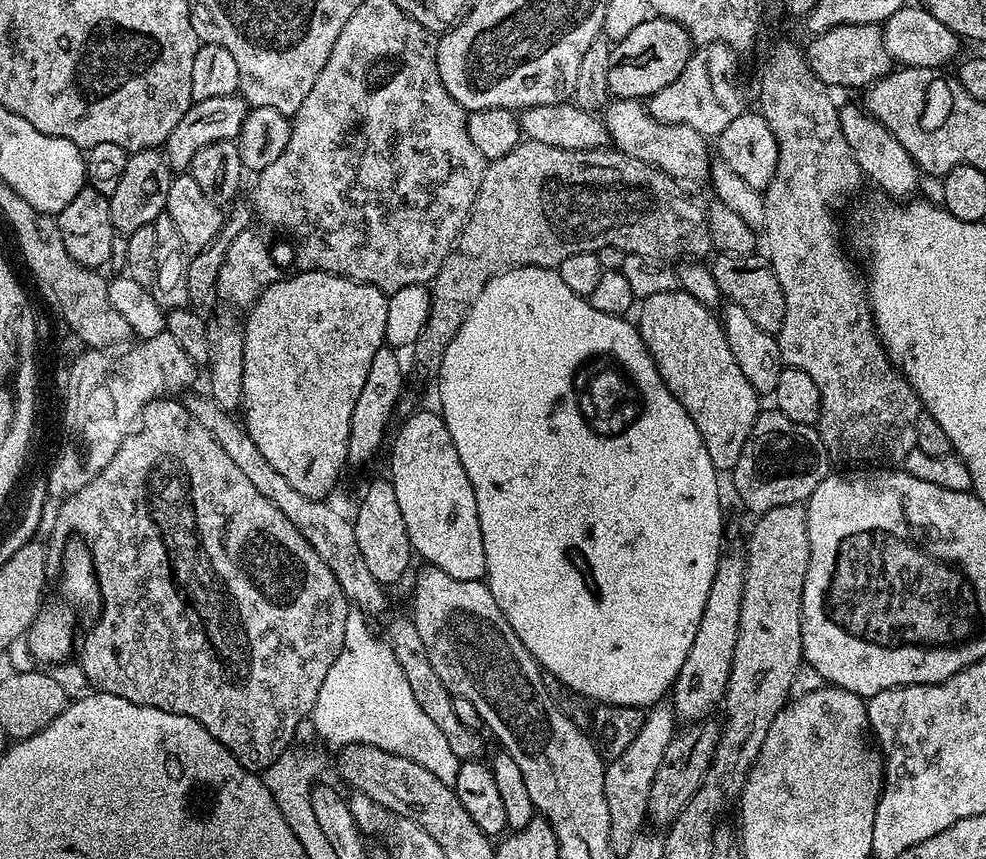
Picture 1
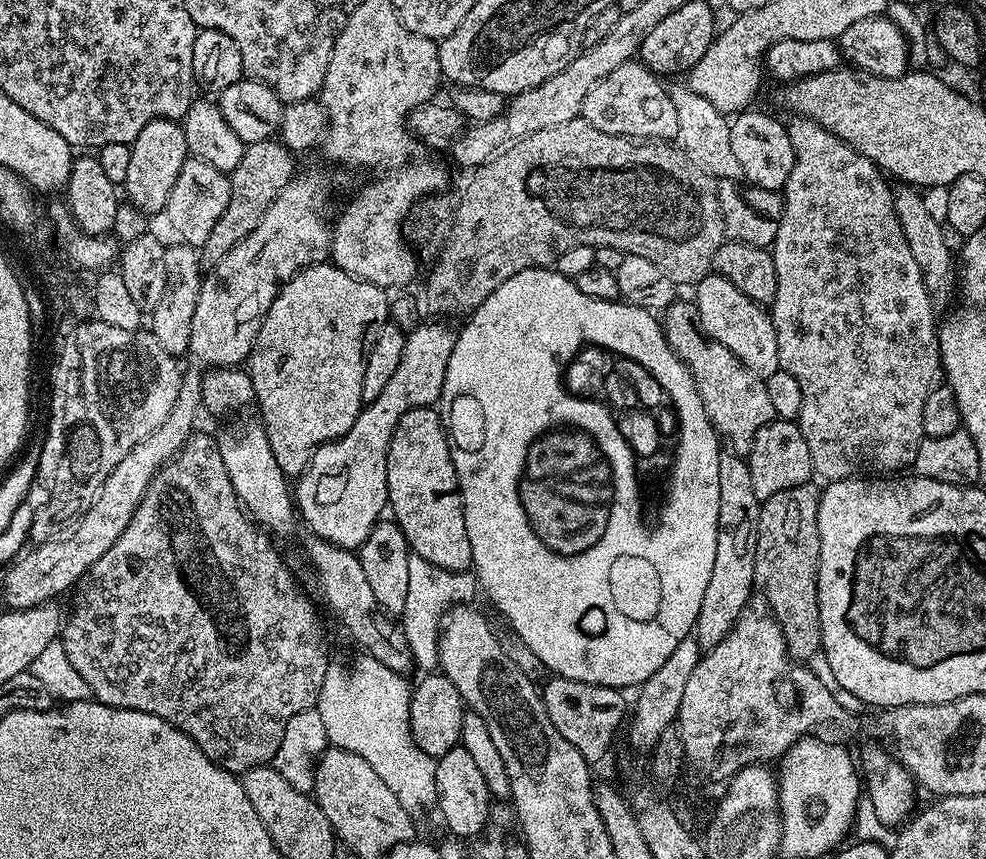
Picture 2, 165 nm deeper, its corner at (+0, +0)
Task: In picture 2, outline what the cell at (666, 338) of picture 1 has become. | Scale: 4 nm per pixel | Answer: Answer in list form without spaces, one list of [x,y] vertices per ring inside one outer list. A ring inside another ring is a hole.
[[[680,298],[675,304],[663,309],[662,327],[666,342],[670,342],[674,354],[678,354],[680,361],[688,367],[698,386],[698,394],[702,394],[702,406],[706,406],[706,414],[710,414],[710,422],[714,426],[716,435],[731,451],[747,457],[748,451],[754,446],[754,434],[758,434],[758,430],[762,430],[762,426],[777,419],[774,406],[770,403],[770,393],[766,390],[763,378],[754,374],[754,370],[746,370],[746,366],[742,366],[742,362],[738,362],[738,358],[734,358],[734,354],[730,354],[730,350],[726,350],[726,346],[722,346],[722,342],[718,342],[704,333],[702,314],[698,314],[695,303],[688,301],[687,304],[684,298]]]

